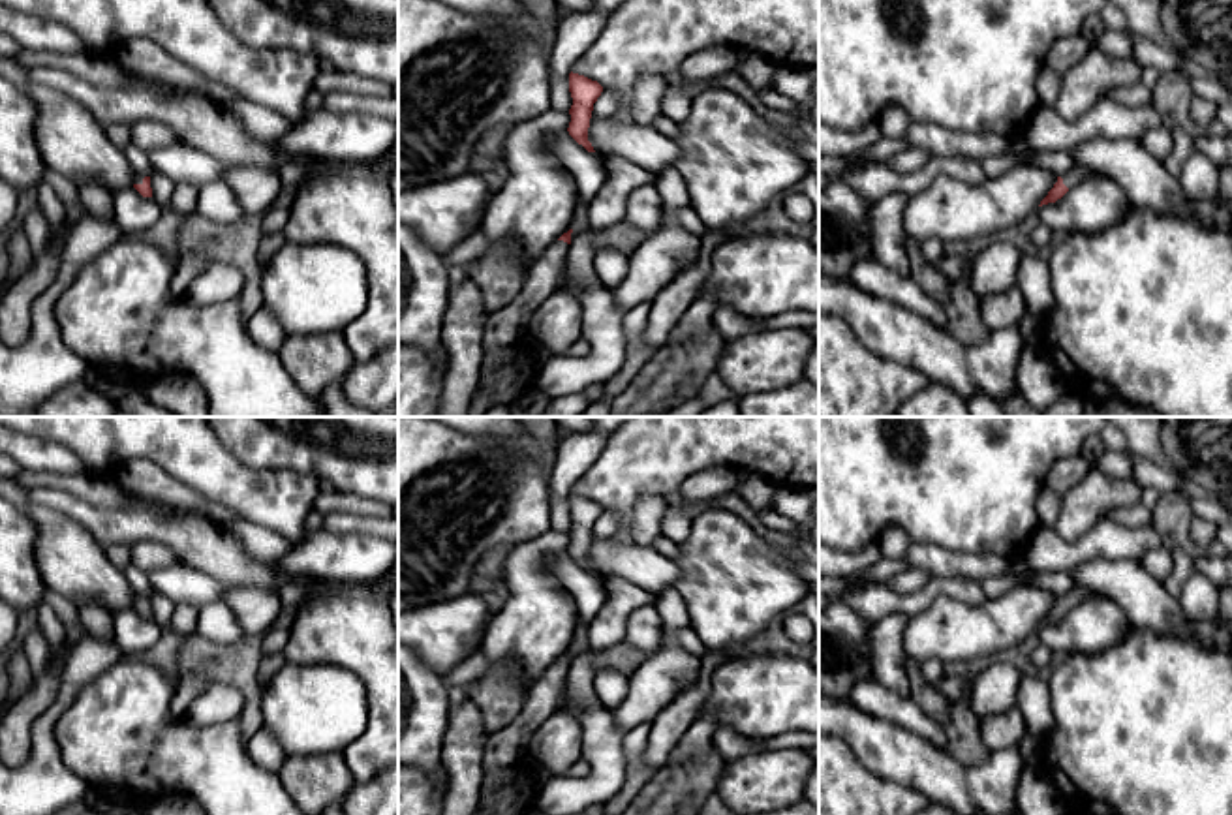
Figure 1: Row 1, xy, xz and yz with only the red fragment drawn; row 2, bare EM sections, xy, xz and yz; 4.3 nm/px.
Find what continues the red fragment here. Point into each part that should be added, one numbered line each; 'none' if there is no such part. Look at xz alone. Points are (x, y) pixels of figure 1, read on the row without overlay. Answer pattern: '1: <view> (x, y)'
1: xz (506, 748)

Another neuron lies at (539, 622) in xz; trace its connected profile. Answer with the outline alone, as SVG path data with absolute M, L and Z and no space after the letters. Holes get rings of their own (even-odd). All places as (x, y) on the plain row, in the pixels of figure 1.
M550 528L507 554L509 599L488 618L479 642L490 667L468 685L468 700L479 708L486 732L518 715L531 684L578 638L575 599L550 573L569 543L569 531Z

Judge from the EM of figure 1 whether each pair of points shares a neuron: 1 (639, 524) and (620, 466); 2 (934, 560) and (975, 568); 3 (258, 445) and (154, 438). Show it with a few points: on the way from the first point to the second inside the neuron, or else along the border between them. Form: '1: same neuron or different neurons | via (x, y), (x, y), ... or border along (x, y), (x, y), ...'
1: different neurons | border along (663, 498), (639, 498), (631, 538)
2: same neuron | via (943, 564), (966, 566)
3: different neurons | border along (215, 436), (241, 462), (258, 468)

